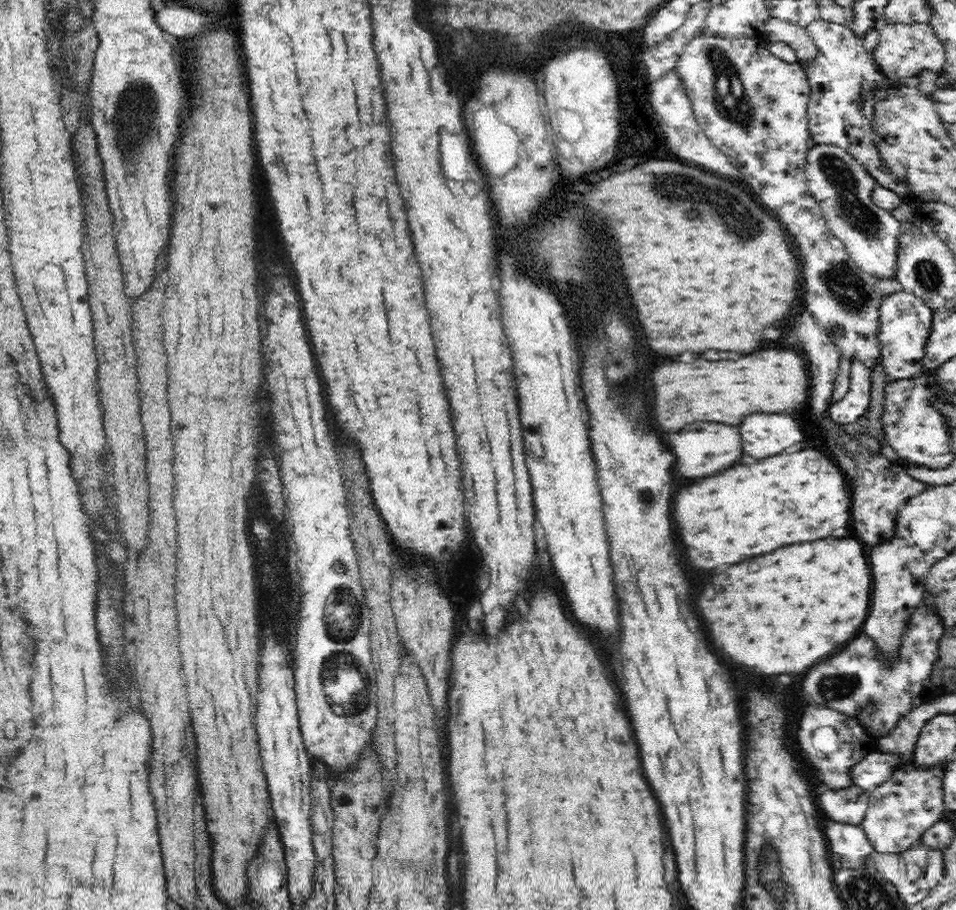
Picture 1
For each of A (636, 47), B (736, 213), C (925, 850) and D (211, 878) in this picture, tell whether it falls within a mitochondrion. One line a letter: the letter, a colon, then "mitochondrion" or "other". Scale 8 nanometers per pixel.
A: other
B: mitochondrion
C: other
D: other

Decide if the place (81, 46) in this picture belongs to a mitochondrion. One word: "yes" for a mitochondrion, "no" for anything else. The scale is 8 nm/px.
yes

